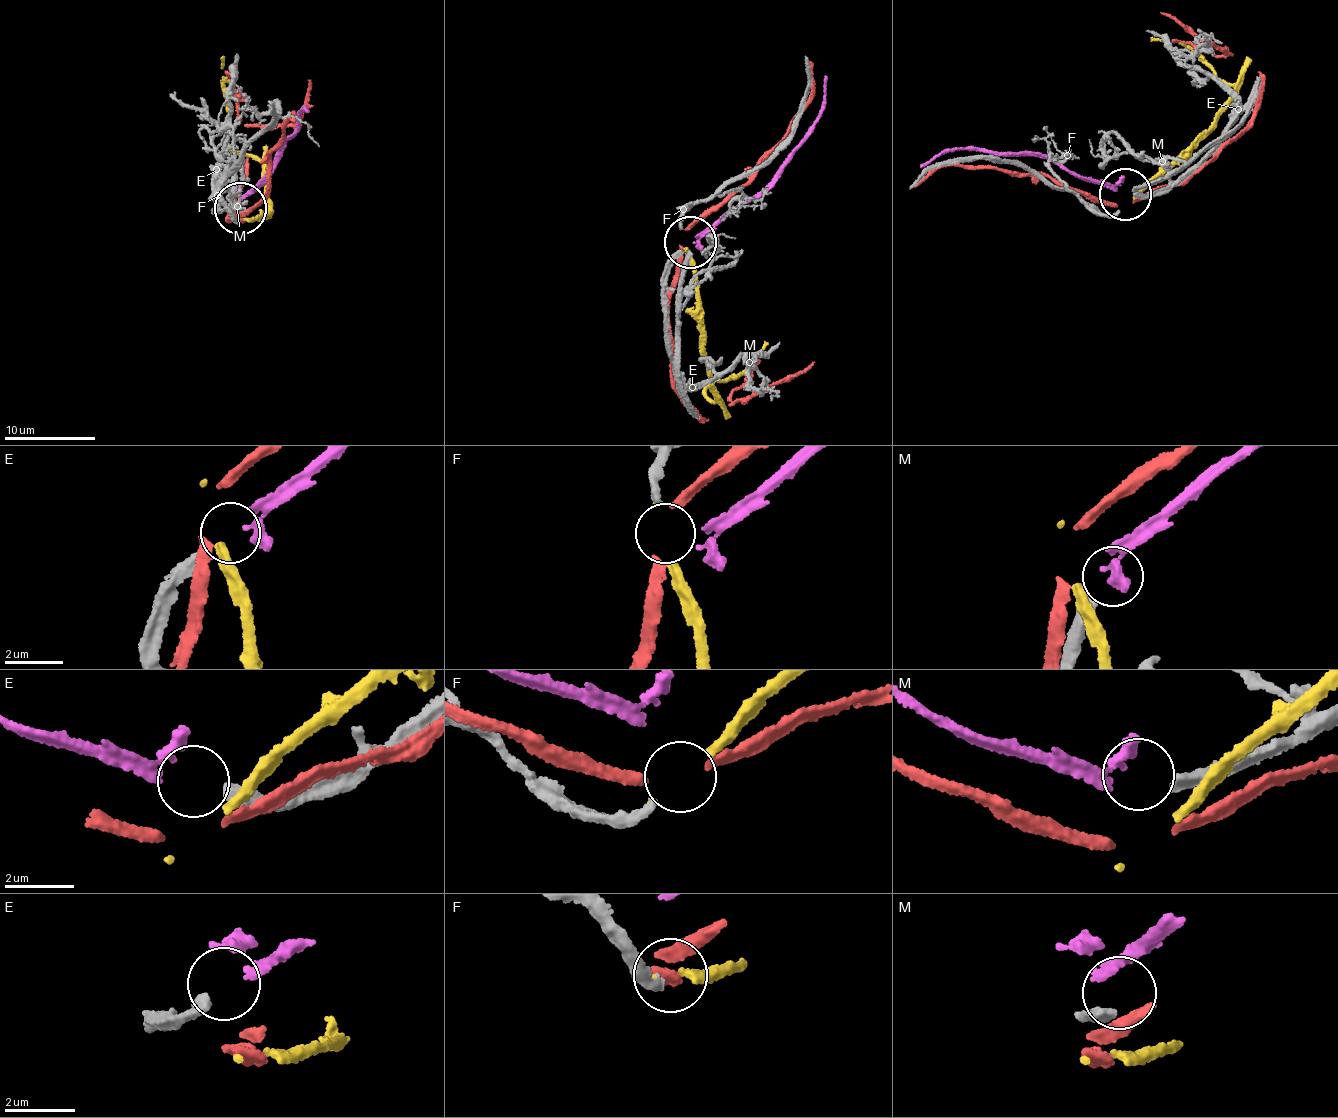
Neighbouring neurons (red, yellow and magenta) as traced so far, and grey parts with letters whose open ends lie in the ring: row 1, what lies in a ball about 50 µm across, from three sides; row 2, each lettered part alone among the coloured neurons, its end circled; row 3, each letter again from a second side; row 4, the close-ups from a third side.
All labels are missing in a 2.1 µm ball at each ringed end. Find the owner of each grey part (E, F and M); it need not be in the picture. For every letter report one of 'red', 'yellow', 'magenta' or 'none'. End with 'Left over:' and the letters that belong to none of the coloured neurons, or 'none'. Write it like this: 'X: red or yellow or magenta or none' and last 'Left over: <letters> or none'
E: magenta
F: yellow
M: none
Left over: M

